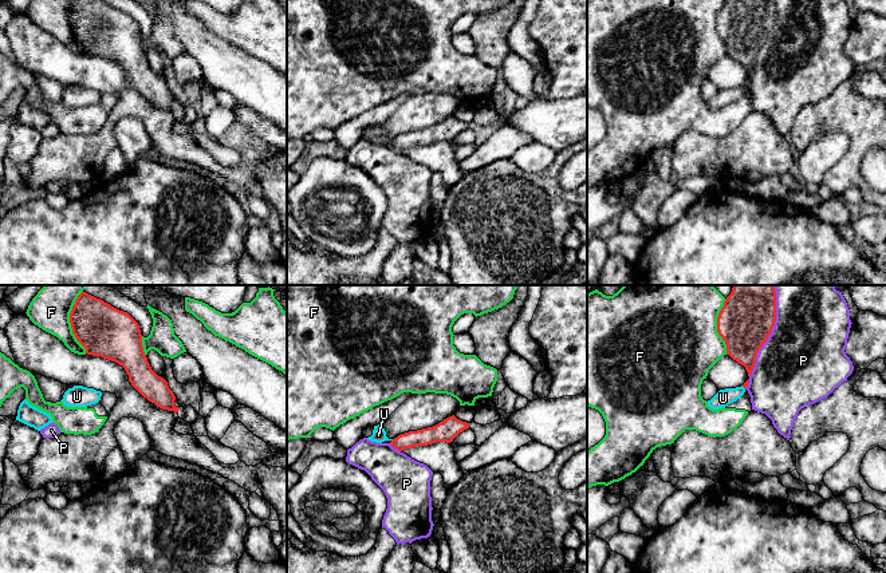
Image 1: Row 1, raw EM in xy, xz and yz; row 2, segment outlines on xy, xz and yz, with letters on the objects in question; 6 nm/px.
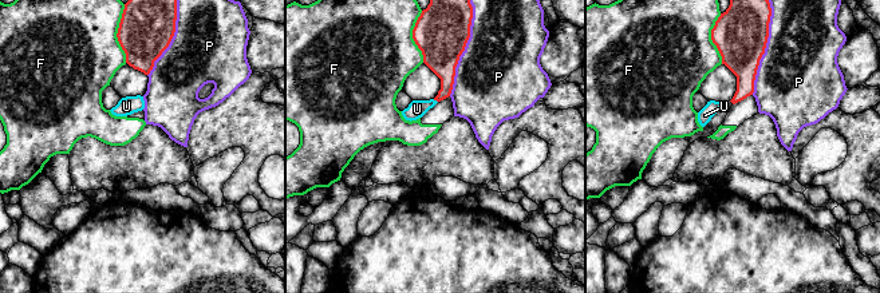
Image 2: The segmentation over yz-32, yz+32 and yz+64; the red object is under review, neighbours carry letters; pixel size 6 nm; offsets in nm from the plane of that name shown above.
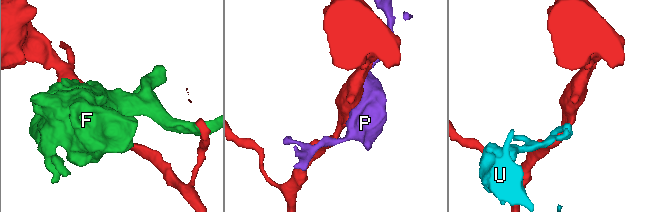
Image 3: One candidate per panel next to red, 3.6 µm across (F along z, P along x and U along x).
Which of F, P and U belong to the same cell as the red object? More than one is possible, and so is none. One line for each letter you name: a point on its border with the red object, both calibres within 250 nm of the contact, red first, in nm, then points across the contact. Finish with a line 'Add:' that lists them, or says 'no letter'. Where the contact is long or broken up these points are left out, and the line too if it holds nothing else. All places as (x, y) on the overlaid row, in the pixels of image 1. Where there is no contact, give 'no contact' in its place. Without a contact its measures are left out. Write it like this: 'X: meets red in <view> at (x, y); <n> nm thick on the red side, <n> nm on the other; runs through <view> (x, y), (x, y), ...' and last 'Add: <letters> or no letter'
Add: no letter

